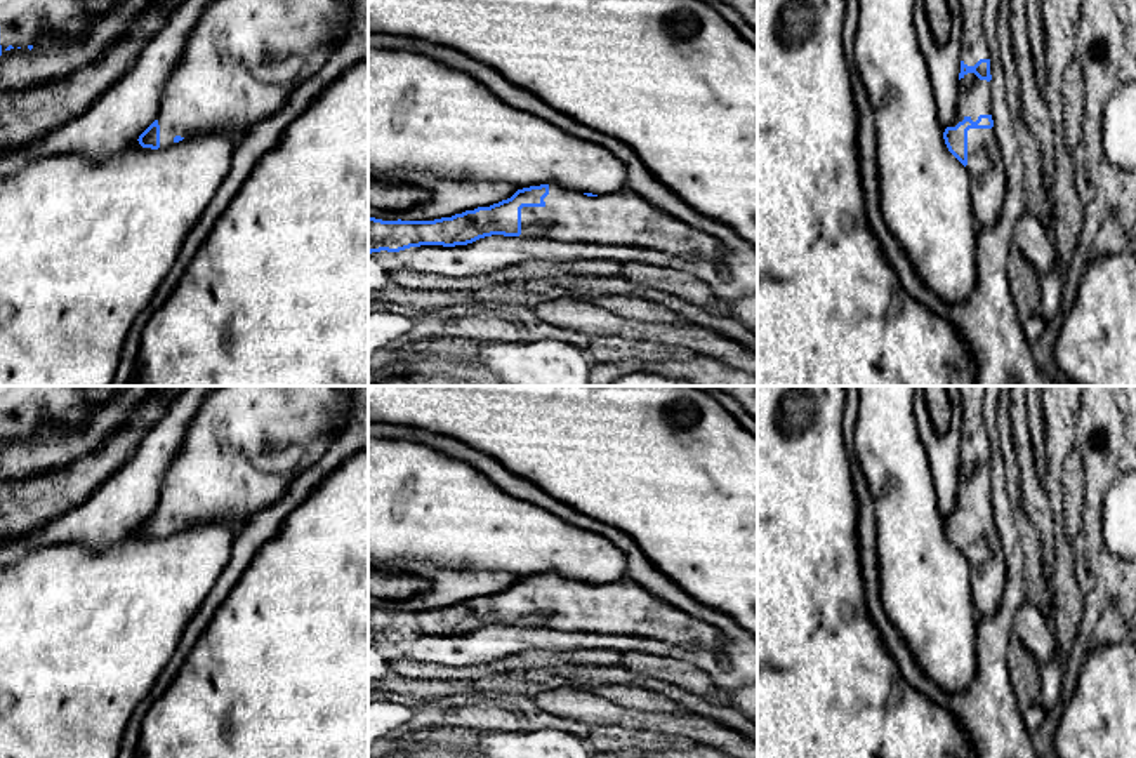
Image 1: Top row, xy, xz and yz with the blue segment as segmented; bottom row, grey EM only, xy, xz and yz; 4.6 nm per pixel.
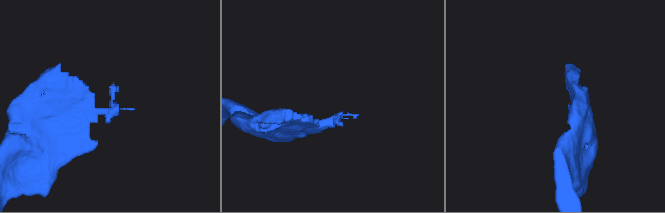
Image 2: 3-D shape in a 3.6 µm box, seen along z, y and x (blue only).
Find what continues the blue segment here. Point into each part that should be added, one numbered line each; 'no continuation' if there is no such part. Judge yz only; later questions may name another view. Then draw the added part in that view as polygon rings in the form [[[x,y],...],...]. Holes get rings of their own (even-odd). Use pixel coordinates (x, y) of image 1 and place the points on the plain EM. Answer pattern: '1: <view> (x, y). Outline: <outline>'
1: yz (985, 557). Outline: [[[995,518],[968,520],[968,555],[973,607],[978,617],[999,610],[1006,586],[1006,555]]]

